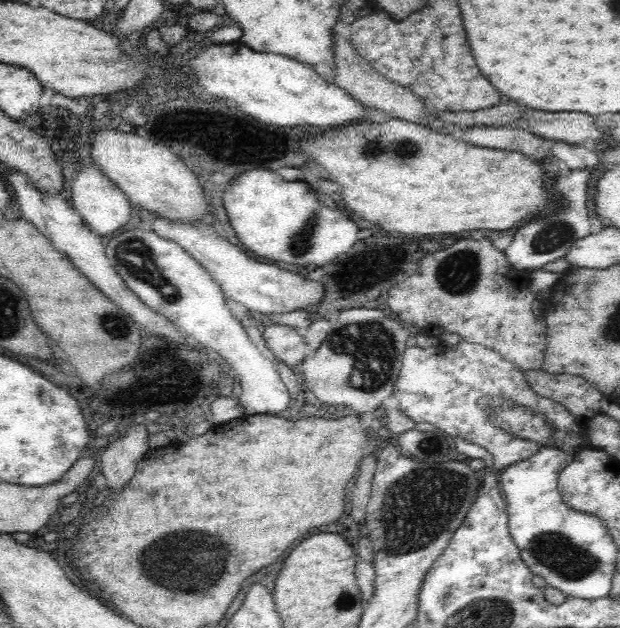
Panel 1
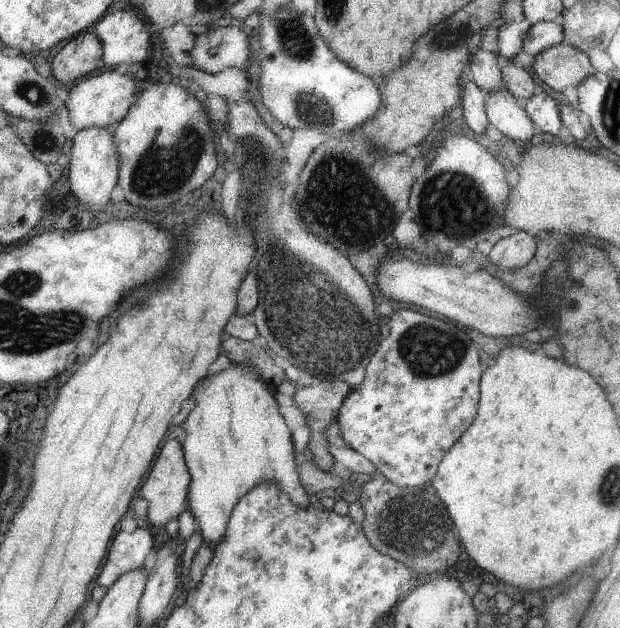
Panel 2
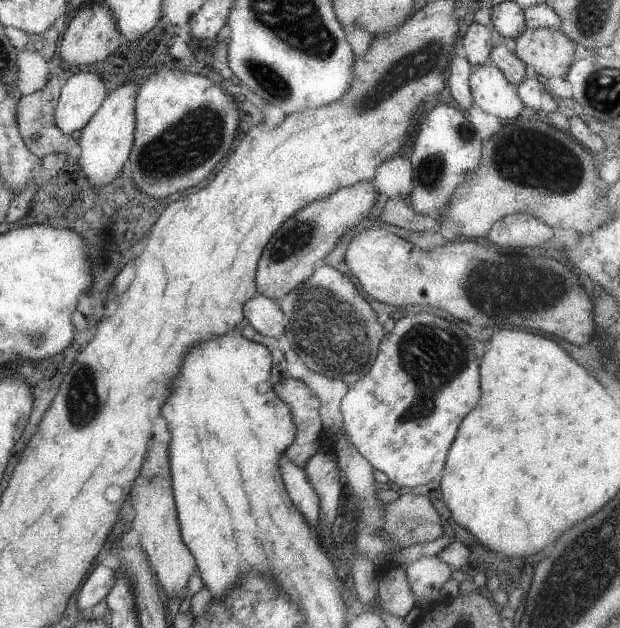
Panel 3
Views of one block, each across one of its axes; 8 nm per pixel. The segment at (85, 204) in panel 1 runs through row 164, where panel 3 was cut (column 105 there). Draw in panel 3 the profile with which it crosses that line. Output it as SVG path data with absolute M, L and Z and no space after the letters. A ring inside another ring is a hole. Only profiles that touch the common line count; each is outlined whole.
M77 72L62 81L54 108L54 121L61 132L70 135L73 130L85 126L107 92L103 82L91 72Z

